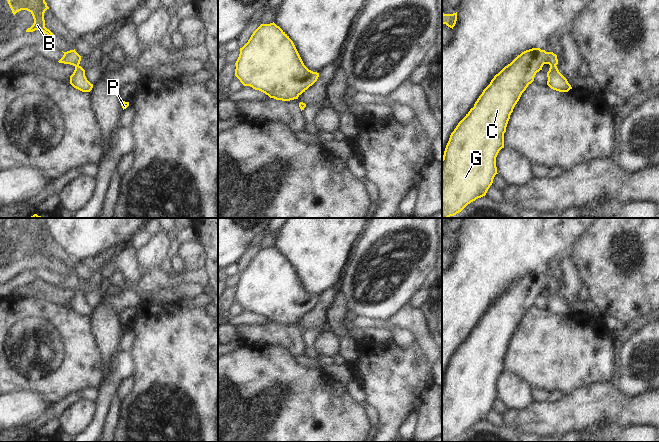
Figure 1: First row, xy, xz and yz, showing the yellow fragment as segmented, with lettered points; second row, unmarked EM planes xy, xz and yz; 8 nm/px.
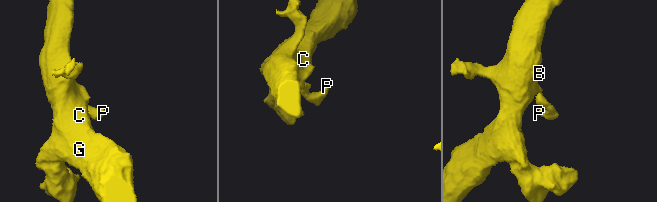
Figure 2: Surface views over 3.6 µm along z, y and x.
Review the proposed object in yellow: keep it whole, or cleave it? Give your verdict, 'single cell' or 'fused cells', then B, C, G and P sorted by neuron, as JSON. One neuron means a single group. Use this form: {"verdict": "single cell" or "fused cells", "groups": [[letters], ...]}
{"verdict": "single cell", "groups": [["B", "C", "G", "P"]]}

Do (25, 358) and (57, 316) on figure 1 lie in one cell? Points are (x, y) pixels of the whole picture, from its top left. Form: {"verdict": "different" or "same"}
{"verdict": "same"}

